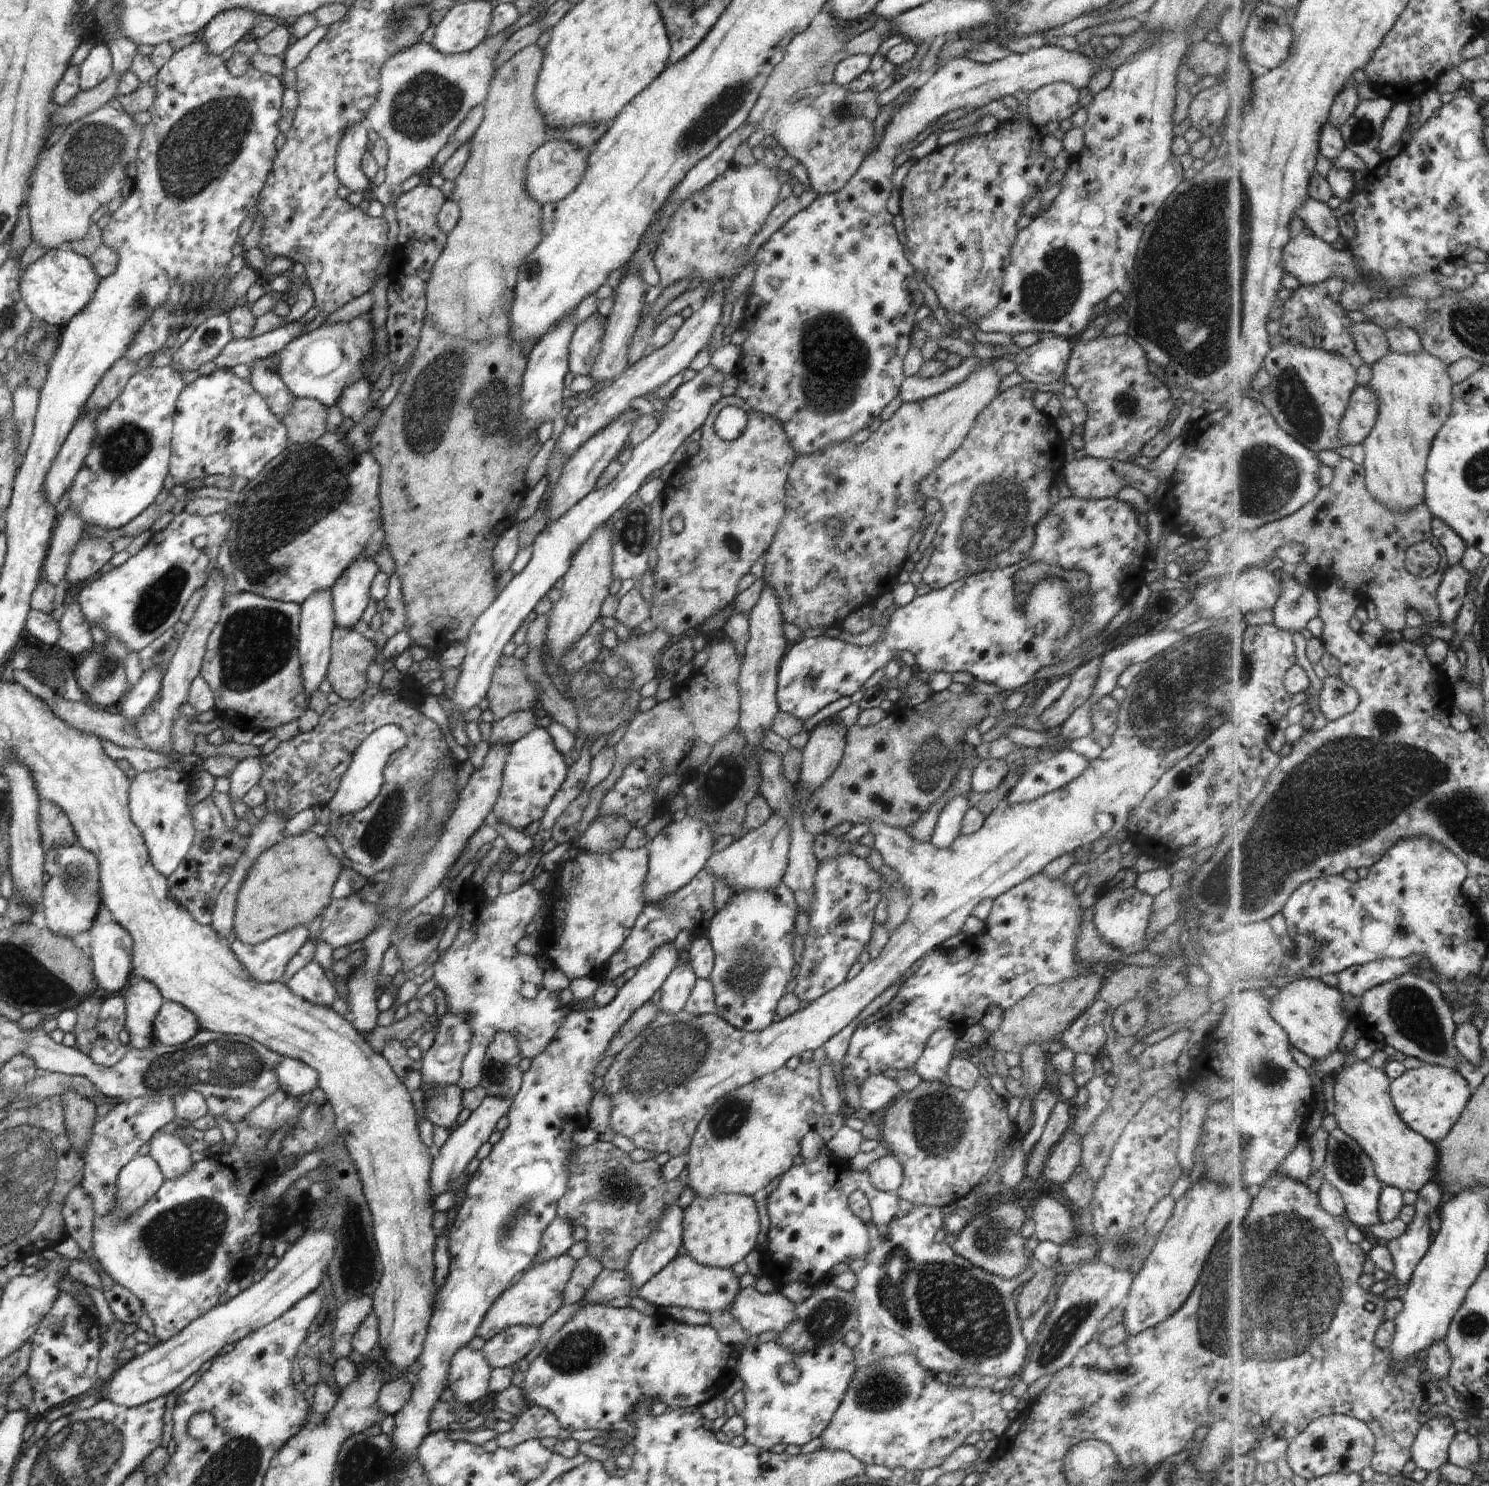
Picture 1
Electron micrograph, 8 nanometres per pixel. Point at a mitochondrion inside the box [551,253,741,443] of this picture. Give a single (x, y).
(706, 384)

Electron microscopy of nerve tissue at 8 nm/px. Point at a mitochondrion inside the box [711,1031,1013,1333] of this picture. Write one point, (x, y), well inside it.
(934, 1116)

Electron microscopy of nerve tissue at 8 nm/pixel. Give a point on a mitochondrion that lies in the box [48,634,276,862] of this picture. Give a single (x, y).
(103, 671)

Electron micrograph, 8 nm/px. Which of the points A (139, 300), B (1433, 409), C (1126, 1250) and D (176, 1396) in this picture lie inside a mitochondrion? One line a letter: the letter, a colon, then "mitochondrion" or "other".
A: mitochondrion
B: mitochondrion
C: mitochondrion
D: other

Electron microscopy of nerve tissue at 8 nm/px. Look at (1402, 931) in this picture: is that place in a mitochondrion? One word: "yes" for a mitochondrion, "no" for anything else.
yes

